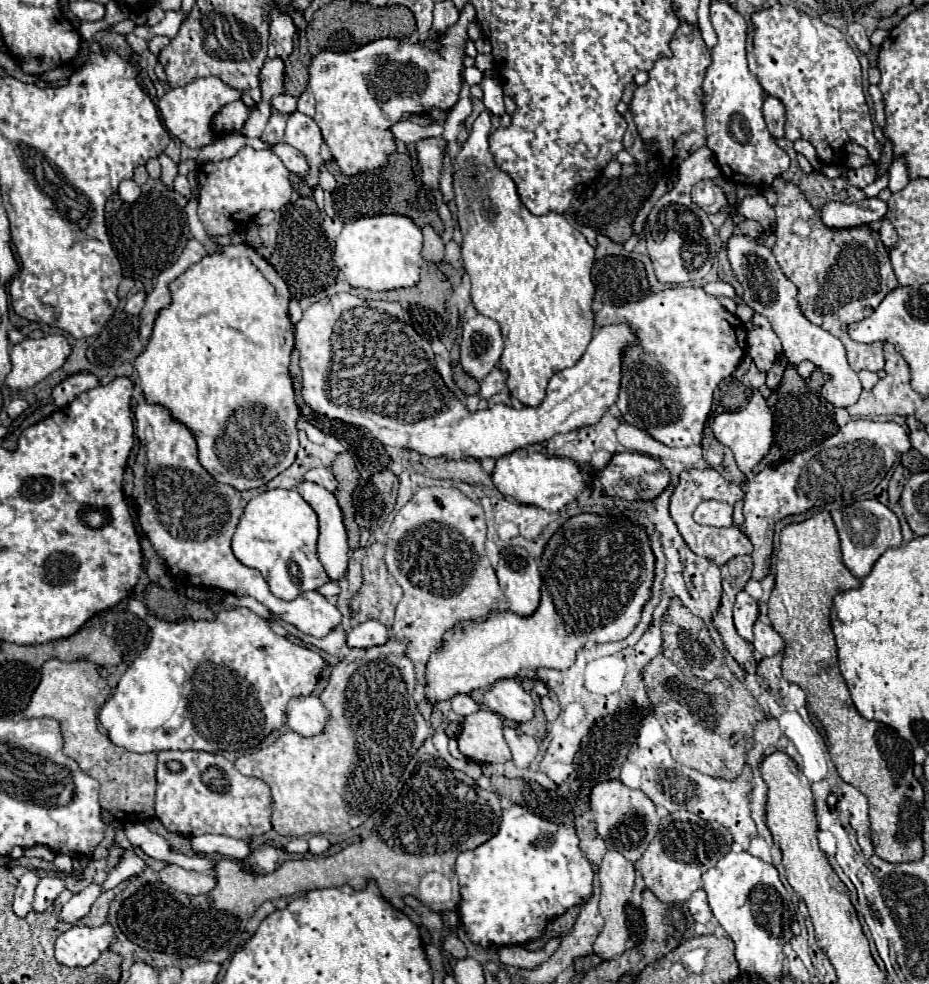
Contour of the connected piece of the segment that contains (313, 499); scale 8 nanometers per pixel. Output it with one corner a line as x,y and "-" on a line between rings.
300,482
296,490
318,514
318,522
320,522
318,560
322,562
330,580
342,580
344,574
348,572
350,548
346,544
342,512
334,494
314,482

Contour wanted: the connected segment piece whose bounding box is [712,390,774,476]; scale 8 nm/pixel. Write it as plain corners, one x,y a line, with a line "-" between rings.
760,390
752,392
752,398
748,402
746,408
736,410
736,412
722,412
714,418
712,424
712,432
714,436
732,450
736,464
740,468
742,474
752,476
752,468
770,452
772,442
774,442
774,414
770,410
770,406
766,404
766,398
762,396

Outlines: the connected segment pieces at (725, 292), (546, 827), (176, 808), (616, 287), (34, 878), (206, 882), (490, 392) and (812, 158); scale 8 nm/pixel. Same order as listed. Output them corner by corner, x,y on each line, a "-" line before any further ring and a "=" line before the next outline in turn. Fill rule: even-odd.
720,280
720,282
710,282
710,284
704,286
704,290
706,290
708,294
714,294
714,296
728,296
728,298
734,300
736,304
744,304
744,298
738,296
728,282
722,282
722,280
=
518,804
504,810
500,830
478,848
462,852
456,860
456,874
460,880
462,896
458,912
462,914
462,928
466,936
482,948
526,944
538,938
552,918
562,916
572,906
586,904
592,898
594,890
594,870
588,858
578,848
578,842
580,840
576,834
576,826
554,824
=
160,752
158,754
158,770
156,770
156,816
164,824
168,832
176,832
182,836
200,836
200,834
222,834
236,840
252,842
254,836
262,836
272,830
272,794
264,780
260,778
248,778
240,774
232,762
228,762
220,754
208,754
208,752
-
168,762
180,762
180,772
170,772
=
607,256
596,260
592,267
592,281
596,288
594,300
604,304
636,302
648,294
644,266
635,259
=
28,870
20,882
18,882
18,888
16,888
16,894
14,894
14,914
16,916
26,916
30,910
32,910
32,902
34,902
34,890
36,890
36,884
38,884
40,876
36,870
=
174,864
160,870
160,878
170,888
184,892
184,894
206,894
210,892
216,882
212,874
200,874
200,872
186,872
=
494,368
484,380
482,380
482,384
480,384
480,398
482,400
490,400
496,392
500,392
506,384
504,384
504,374
502,374
502,370
500,368
=
796,140
796,142
794,142
794,150
796,150
798,154
806,156
806,158
808,158
808,162
814,166
814,170
820,170
820,168
822,168
822,162
816,158
814,146
812,146
810,142
806,142
806,140

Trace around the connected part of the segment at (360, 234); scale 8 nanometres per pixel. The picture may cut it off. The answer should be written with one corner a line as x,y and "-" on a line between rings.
378,214
346,224
336,238
334,260
350,286
366,290
392,290
416,286
422,262
422,232
408,216

